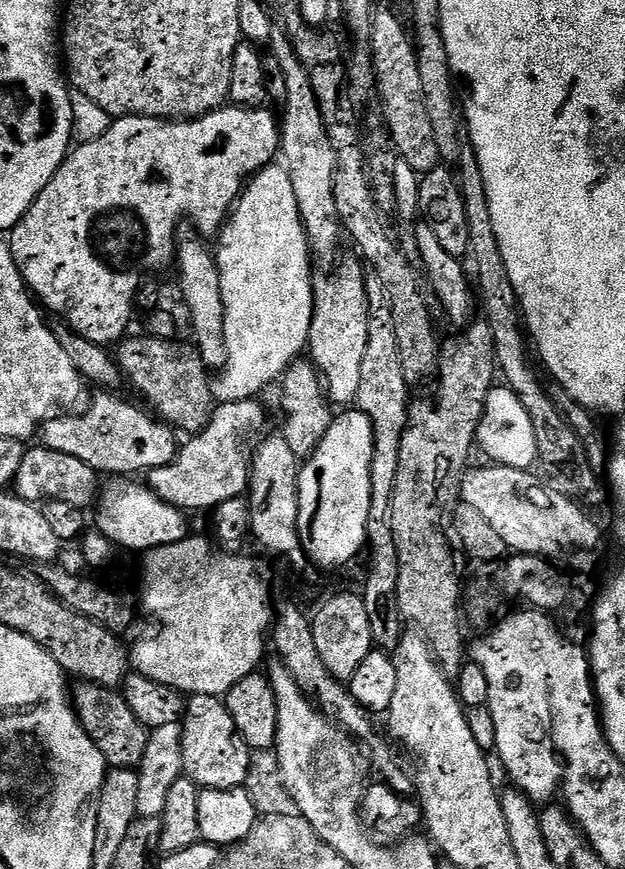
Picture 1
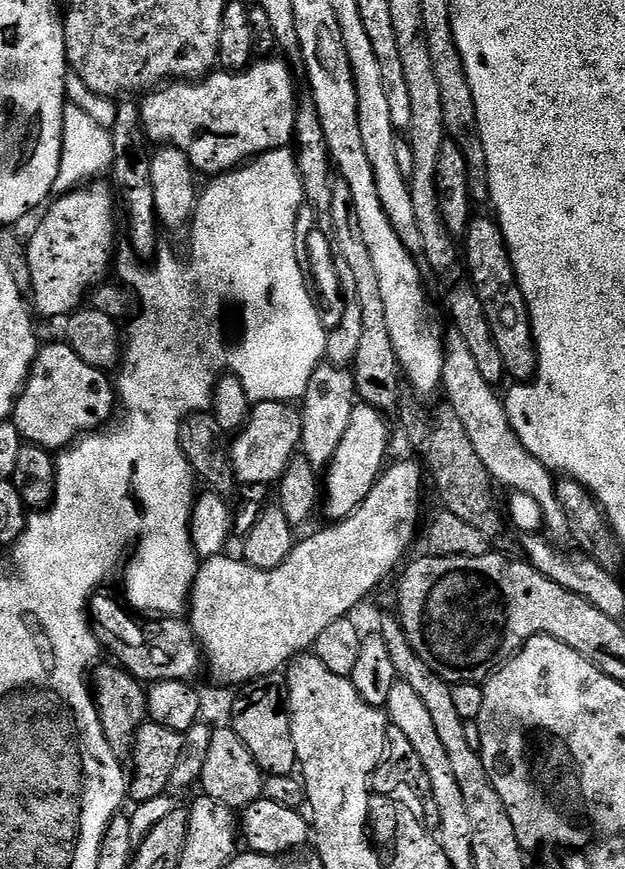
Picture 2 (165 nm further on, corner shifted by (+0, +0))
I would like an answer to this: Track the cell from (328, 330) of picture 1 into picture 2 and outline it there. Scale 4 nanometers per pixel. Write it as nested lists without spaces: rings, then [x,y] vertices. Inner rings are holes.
[[[321,362],[314,370],[306,386],[306,394],[302,398],[304,429],[299,451],[310,462],[310,466],[317,470],[327,469],[334,454],[338,454],[338,446],[350,427],[350,414],[355,410],[357,403],[355,375],[347,367]]]

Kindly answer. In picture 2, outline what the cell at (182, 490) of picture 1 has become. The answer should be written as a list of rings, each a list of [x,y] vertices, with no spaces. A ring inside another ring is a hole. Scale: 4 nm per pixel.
[[[261,400],[251,409],[250,419],[230,444],[232,469],[241,485],[275,485],[282,478],[286,466],[297,455],[304,429],[304,418],[291,403],[283,400]]]

